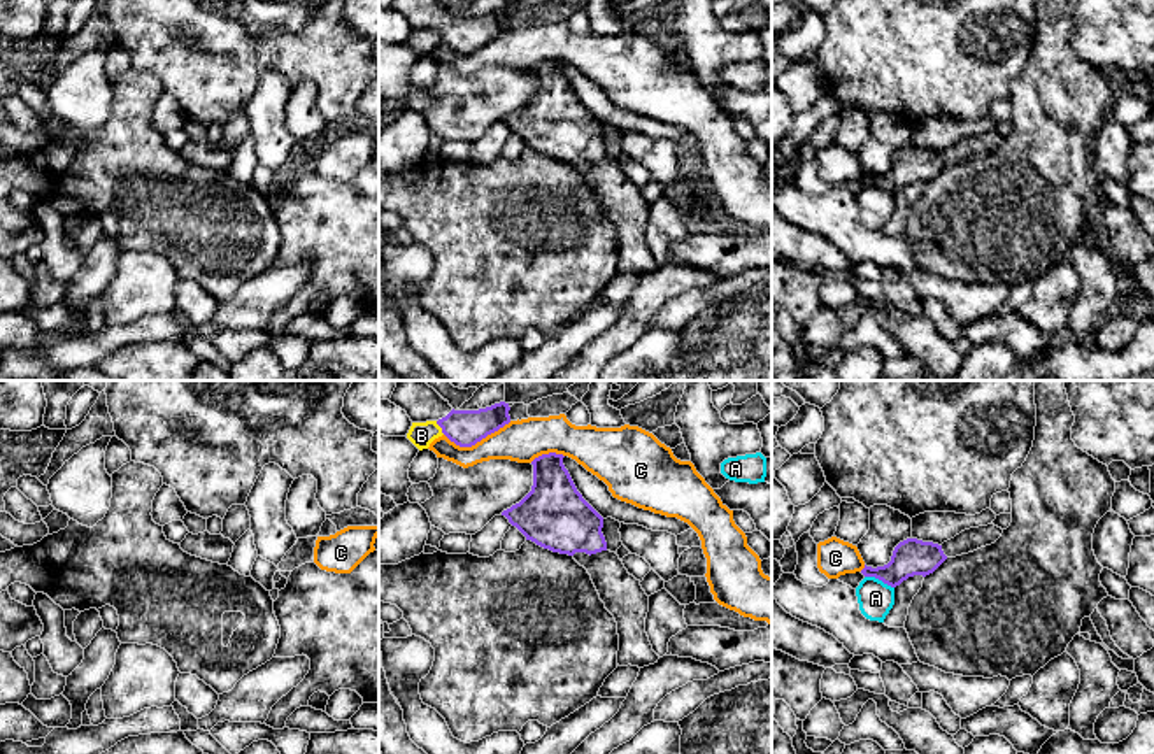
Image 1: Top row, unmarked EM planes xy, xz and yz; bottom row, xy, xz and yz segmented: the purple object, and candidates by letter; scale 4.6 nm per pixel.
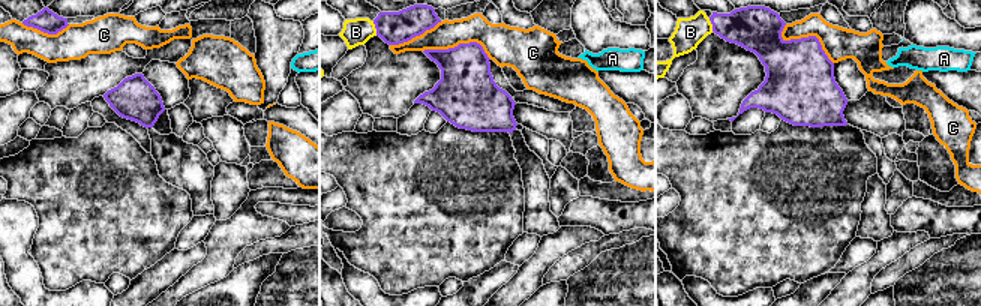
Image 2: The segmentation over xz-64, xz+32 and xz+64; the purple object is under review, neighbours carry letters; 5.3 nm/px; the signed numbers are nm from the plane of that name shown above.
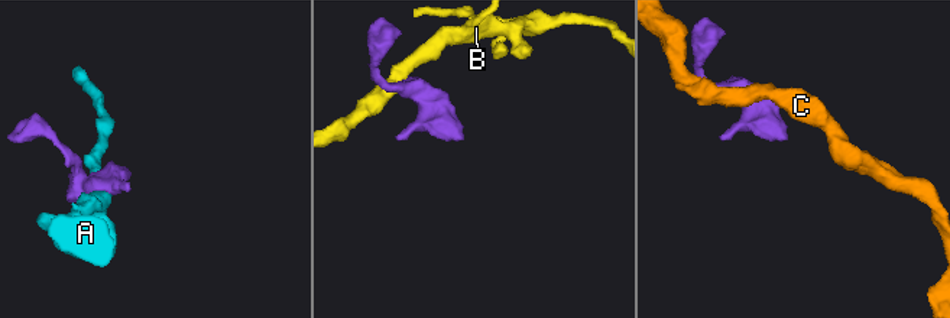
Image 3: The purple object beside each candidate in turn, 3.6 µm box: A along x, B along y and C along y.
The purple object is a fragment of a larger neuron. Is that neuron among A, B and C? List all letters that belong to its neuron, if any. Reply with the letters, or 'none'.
none

